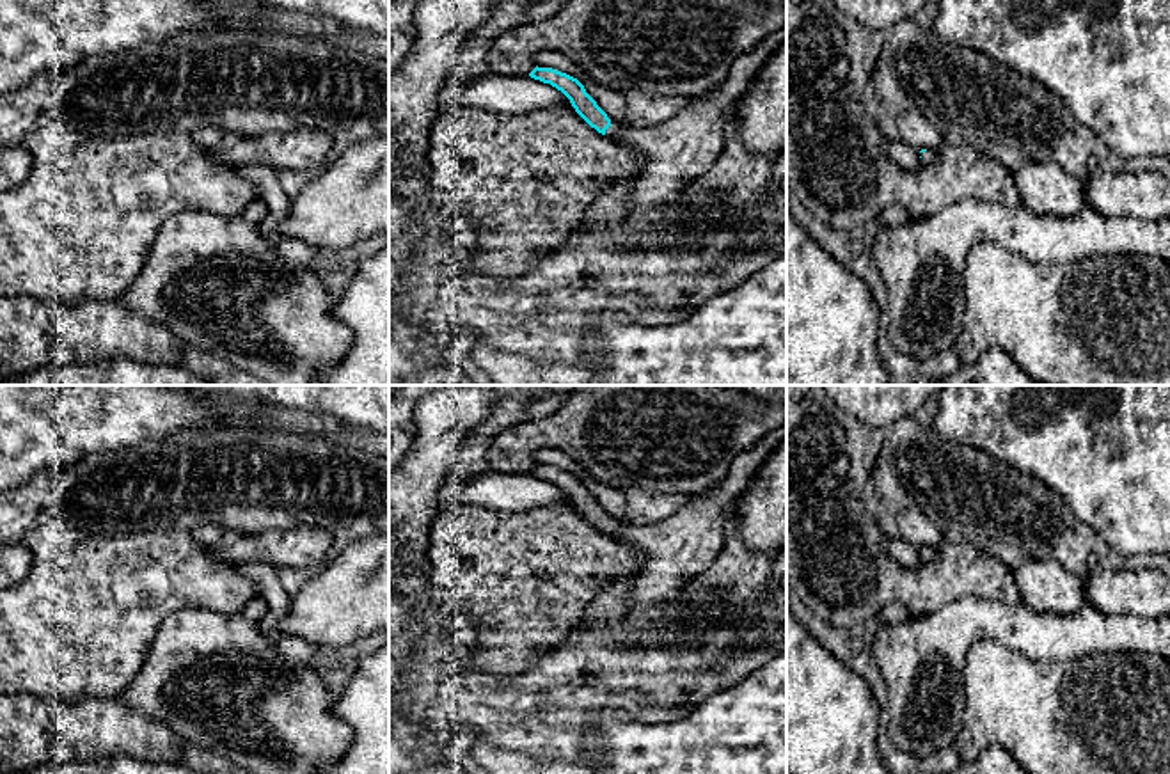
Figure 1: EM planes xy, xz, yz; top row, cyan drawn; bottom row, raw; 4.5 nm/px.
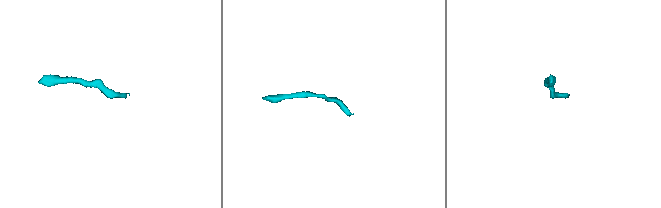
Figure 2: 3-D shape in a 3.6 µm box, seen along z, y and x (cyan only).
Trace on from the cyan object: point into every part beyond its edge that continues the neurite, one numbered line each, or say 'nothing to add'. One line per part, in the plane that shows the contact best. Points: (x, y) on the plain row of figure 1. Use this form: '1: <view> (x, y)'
1: xz (677, 549)

